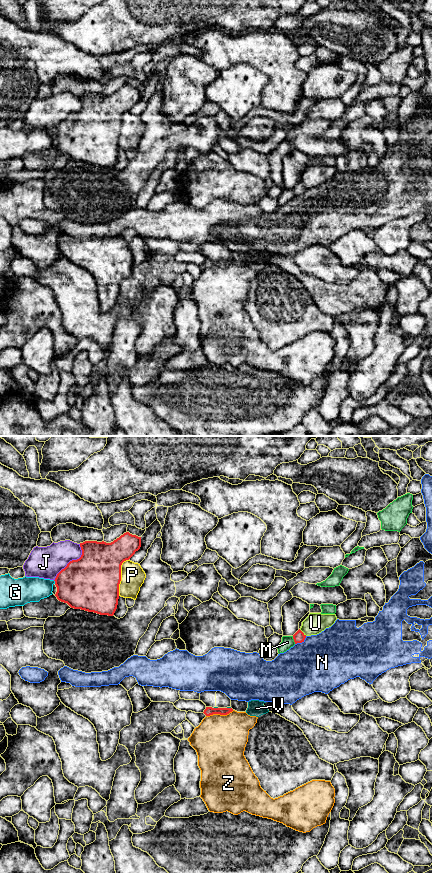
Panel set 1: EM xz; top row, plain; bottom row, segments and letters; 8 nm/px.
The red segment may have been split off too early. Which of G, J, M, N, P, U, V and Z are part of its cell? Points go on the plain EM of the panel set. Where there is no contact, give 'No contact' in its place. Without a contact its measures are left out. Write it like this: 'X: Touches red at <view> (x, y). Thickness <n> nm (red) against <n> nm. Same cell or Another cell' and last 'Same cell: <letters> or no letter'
G: Touches red at xz (55, 134). Thickness 420 nm (red) against 200 nm. Another cell
J: Touches red at xz (72, 112). Thickness 440 nm (red) against 260 nm. Another cell
M: Touches red at xz (294, 192). Thickness 90 nm (red) against 100 nm. Another cell
N: Touches red at xz (301, 194). Thickness 90 nm (red) against 460 nm. Another cell
P: Touches red at xz (120, 128). Thickness 440 nm (red) against 190 nm. Another cell
U: Touches red at xz (302, 184). Thickness 90 nm (red) against 170 nm. Another cell
V: Touches red at xz (216, 260). Thickness 70 nm (red) against 20 nm. Another cell
Z: Touches red at xz (219, 265). Thickness 70 nm (red) against 420 nm. Another cell
Same cell: no letter

